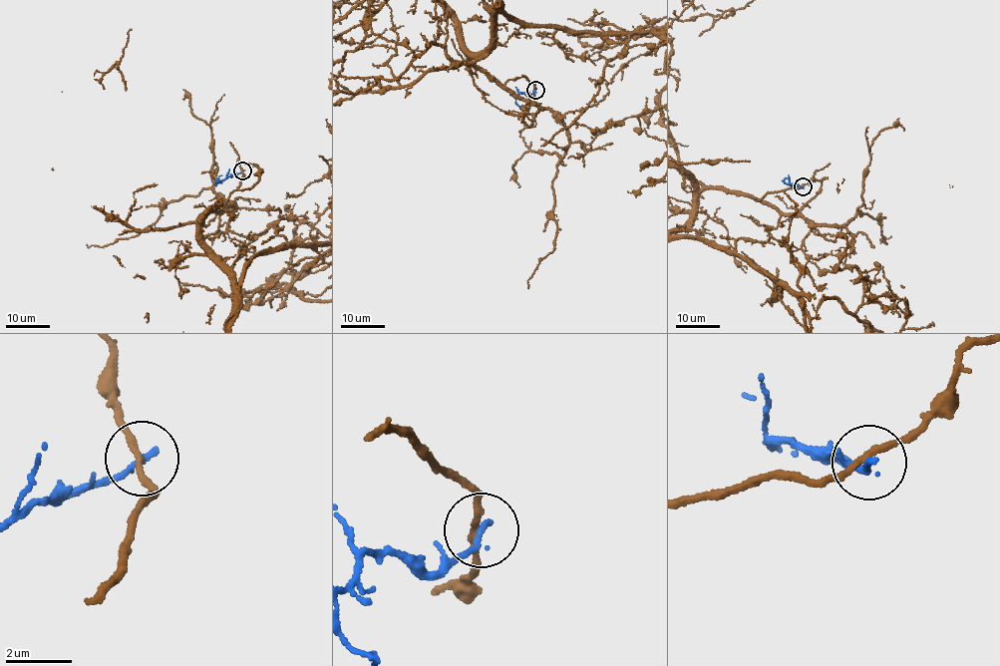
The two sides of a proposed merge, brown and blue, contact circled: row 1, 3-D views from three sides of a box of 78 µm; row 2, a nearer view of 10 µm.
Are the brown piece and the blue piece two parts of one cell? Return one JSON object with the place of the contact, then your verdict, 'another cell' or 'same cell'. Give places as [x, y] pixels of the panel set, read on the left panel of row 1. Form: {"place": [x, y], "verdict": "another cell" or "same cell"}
{"place": [242, 170], "verdict": "another cell"}

